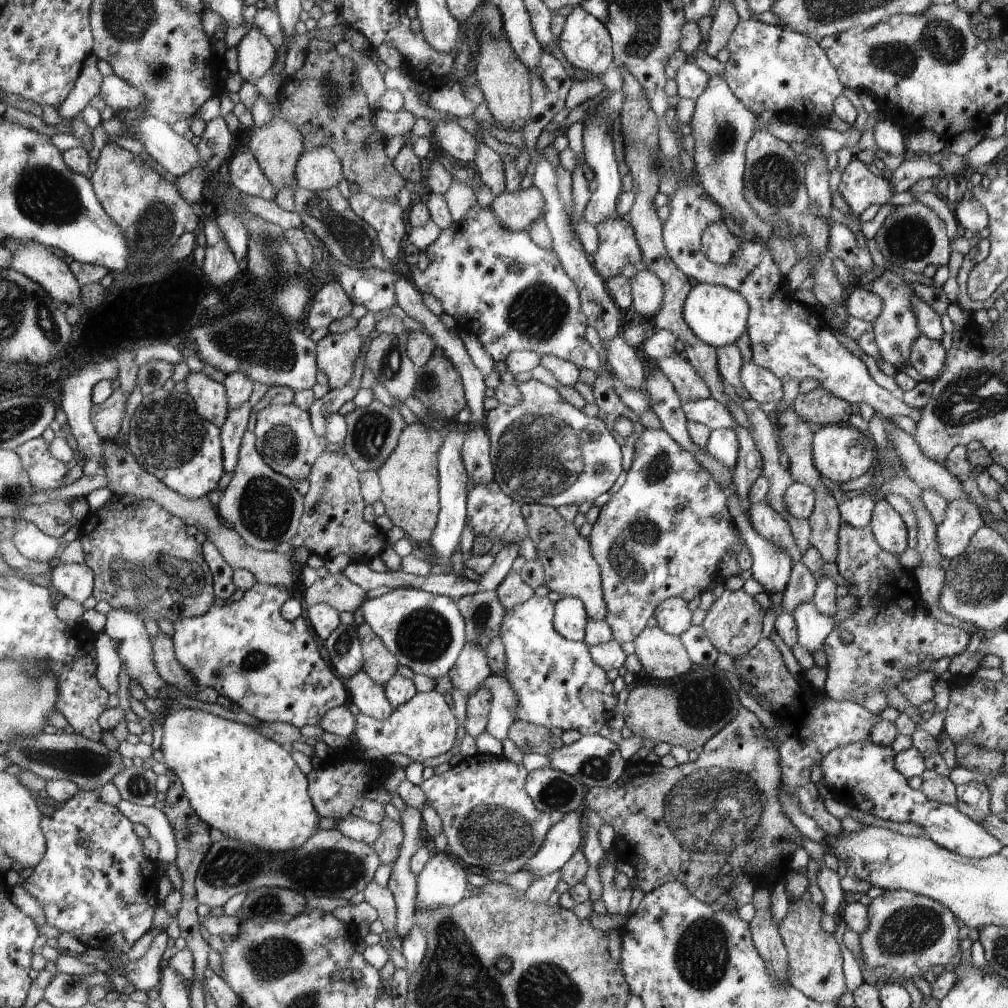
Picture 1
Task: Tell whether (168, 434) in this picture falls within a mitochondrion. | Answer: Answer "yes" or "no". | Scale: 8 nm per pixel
yes

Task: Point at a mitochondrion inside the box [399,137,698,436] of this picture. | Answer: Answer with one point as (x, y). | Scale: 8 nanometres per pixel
(537, 313)

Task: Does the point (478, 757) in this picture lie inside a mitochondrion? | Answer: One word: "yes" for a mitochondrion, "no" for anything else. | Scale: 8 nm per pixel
no

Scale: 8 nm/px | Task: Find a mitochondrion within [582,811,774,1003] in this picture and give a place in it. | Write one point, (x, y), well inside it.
(701, 954)

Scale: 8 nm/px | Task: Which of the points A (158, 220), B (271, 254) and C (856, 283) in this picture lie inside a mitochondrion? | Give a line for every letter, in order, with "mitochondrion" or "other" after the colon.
A: mitochondrion
B: mitochondrion
C: other

